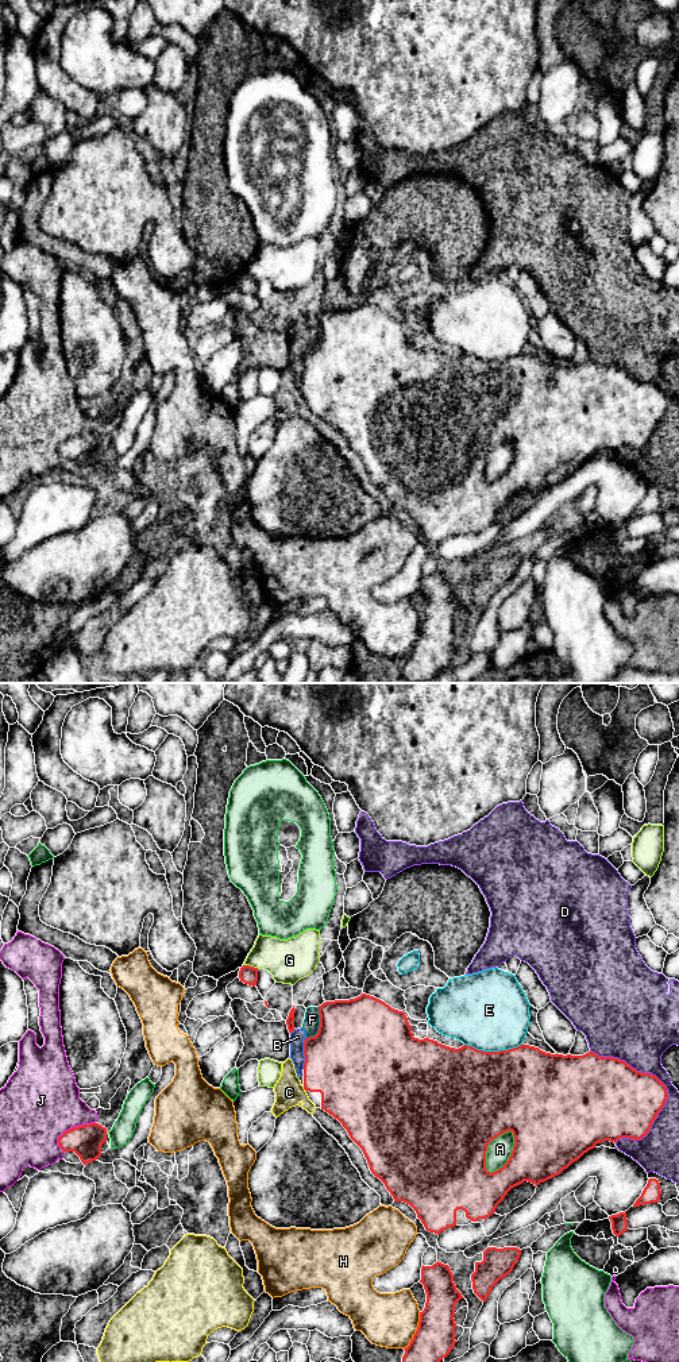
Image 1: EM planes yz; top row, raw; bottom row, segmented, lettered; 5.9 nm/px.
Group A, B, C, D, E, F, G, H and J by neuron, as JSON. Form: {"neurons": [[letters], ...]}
{"neurons": [["A"], ["B", "F"], ["C"], ["D"], ["E"], ["G"], ["H"], ["J"]]}

